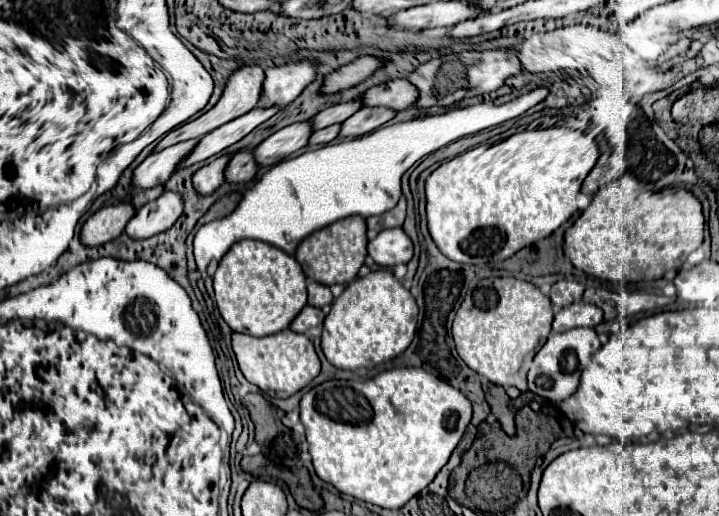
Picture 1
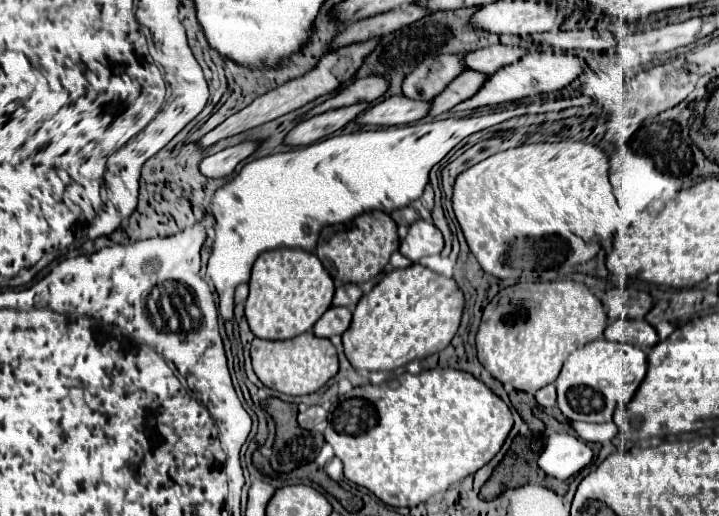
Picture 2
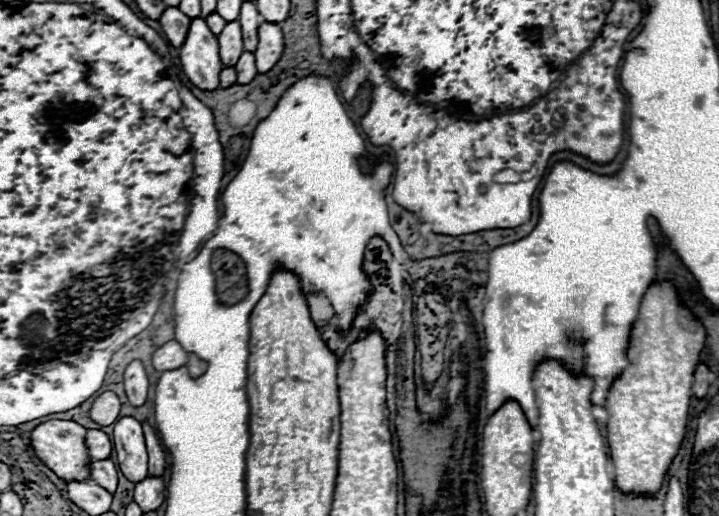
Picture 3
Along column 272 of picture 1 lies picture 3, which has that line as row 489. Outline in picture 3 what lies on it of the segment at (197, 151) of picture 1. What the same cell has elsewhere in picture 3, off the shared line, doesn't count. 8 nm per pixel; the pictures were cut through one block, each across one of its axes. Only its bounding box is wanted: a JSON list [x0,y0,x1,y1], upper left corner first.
[90,458,118,494]

